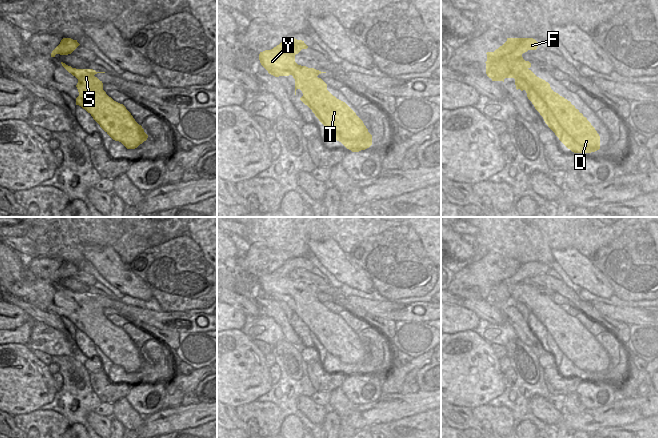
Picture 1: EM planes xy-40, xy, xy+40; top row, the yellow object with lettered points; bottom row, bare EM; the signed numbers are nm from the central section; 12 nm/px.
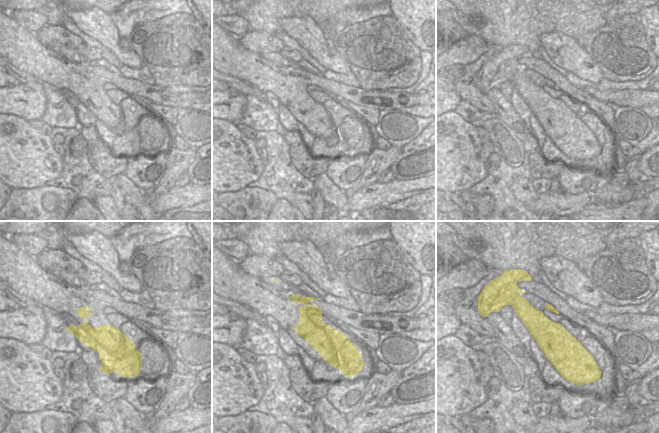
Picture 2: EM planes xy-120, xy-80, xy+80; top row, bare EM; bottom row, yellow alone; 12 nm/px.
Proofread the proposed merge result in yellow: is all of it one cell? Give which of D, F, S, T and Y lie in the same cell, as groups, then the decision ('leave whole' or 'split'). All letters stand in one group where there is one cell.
groups D S T / F Y; split

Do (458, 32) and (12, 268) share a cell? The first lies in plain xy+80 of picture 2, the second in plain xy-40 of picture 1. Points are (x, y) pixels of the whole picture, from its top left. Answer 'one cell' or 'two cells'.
one cell

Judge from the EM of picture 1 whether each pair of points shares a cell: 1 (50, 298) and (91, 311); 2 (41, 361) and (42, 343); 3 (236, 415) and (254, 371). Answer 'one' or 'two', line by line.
1: one
2: two
3: two

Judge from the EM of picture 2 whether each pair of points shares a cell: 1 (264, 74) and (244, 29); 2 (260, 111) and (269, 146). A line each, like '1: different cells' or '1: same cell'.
1: different cells
2: different cells

